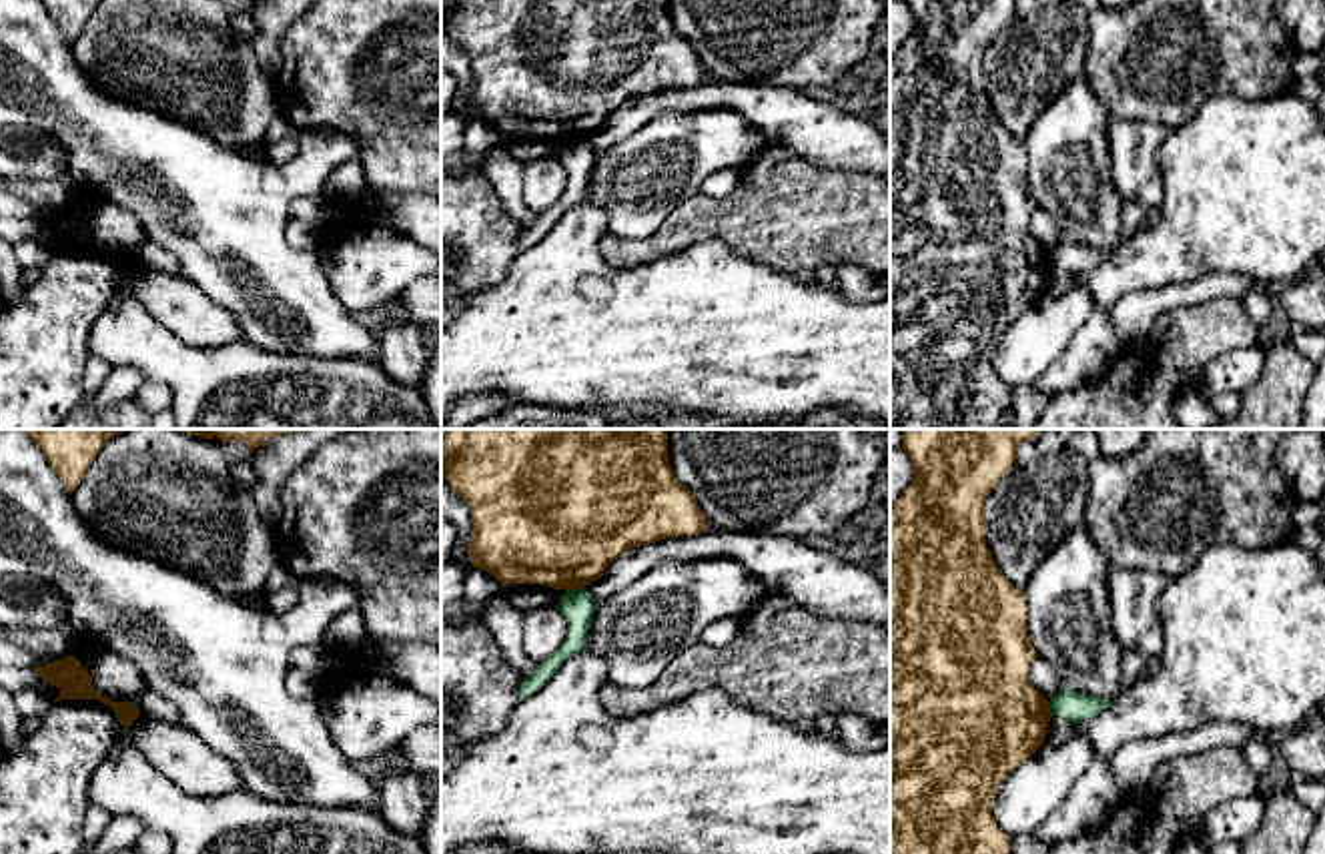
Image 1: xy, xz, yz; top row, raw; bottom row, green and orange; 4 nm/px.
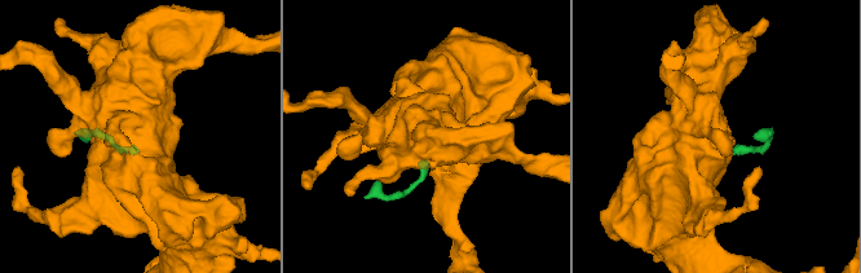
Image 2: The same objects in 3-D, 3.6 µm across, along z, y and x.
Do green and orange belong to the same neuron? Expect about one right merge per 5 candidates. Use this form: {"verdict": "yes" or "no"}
{"verdict": "no"}

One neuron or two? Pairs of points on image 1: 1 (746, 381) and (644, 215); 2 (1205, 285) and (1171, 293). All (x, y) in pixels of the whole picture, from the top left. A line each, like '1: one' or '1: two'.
1: two
2: one

